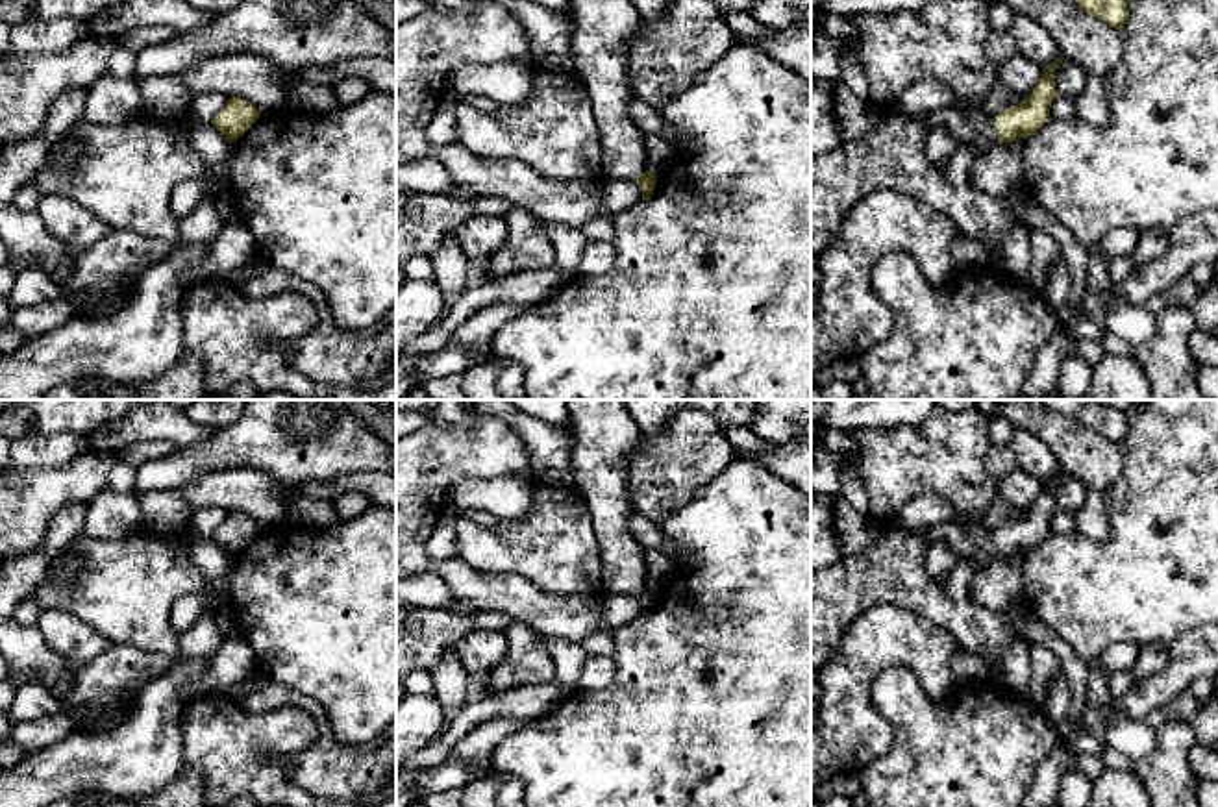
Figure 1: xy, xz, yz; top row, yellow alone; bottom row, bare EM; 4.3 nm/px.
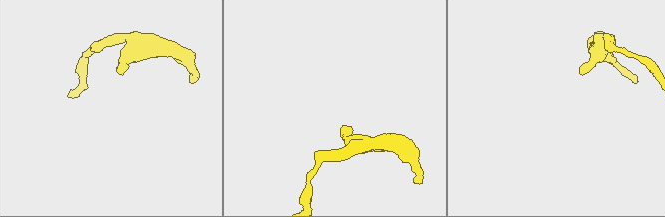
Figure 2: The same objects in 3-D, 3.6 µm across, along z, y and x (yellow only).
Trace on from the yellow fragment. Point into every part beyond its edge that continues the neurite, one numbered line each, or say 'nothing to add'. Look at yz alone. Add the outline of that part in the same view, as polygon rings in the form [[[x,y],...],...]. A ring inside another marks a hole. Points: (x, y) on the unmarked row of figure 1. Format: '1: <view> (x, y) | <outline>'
1: yz (969, 539) | [[[957,516],[955,520],[922,529],[929,544],[948,544],[957,559],[972,561],[977,570],[990,566],[1000,555],[994,542],[994,531],[981,526],[979,520]]]

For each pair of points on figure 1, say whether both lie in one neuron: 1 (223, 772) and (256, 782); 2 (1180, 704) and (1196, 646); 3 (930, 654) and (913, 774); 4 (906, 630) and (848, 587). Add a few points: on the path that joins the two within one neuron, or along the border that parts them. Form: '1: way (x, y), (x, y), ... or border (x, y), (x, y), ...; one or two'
1: way (230, 772), (248, 774); one
2: border (1187, 687), (1163, 709); two
3: border (887, 669), (906, 667), (932, 698), (956, 685); two
4: border (917, 613), (876, 604), (867, 608), (843, 637); two

